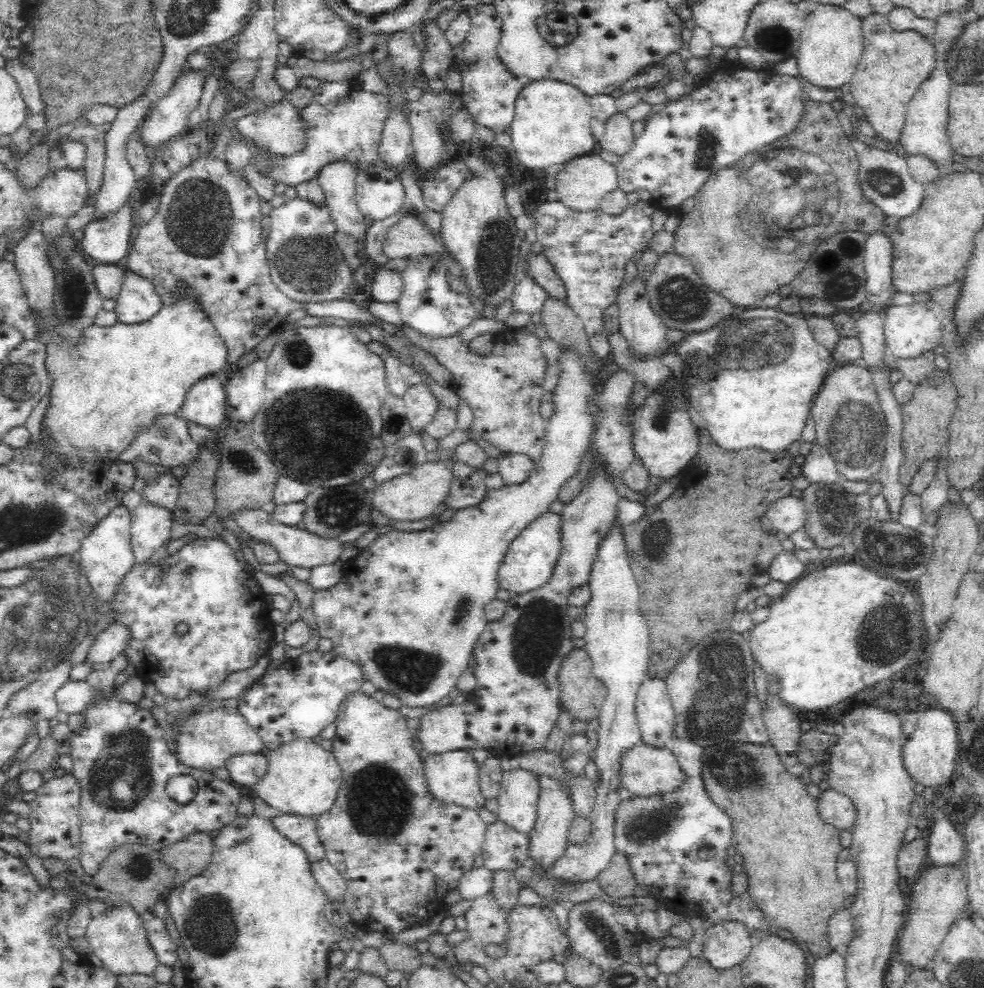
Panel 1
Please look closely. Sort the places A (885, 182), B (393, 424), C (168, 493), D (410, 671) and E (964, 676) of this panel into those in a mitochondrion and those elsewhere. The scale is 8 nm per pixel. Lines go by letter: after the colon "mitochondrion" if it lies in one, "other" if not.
A: mitochondrion
B: mitochondrion
C: other
D: mitochondrion
E: other

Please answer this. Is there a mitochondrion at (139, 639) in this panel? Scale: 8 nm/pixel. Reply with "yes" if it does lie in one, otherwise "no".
no

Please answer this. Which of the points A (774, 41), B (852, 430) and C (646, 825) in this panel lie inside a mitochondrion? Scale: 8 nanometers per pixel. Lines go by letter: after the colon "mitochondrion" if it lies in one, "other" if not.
A: mitochondrion
B: mitochondrion
C: mitochondrion

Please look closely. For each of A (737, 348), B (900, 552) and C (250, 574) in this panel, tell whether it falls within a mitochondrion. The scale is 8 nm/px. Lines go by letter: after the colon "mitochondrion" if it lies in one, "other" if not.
A: mitochondrion
B: mitochondrion
C: other

